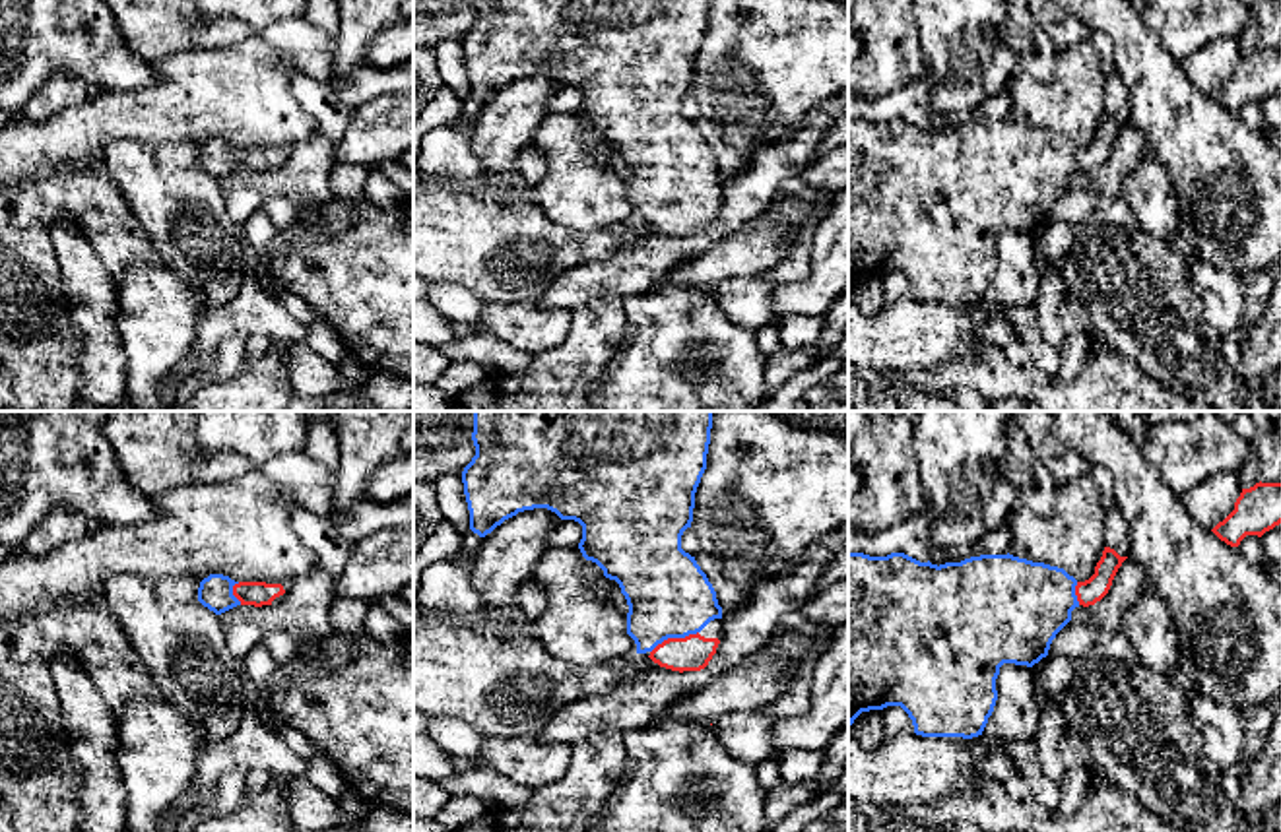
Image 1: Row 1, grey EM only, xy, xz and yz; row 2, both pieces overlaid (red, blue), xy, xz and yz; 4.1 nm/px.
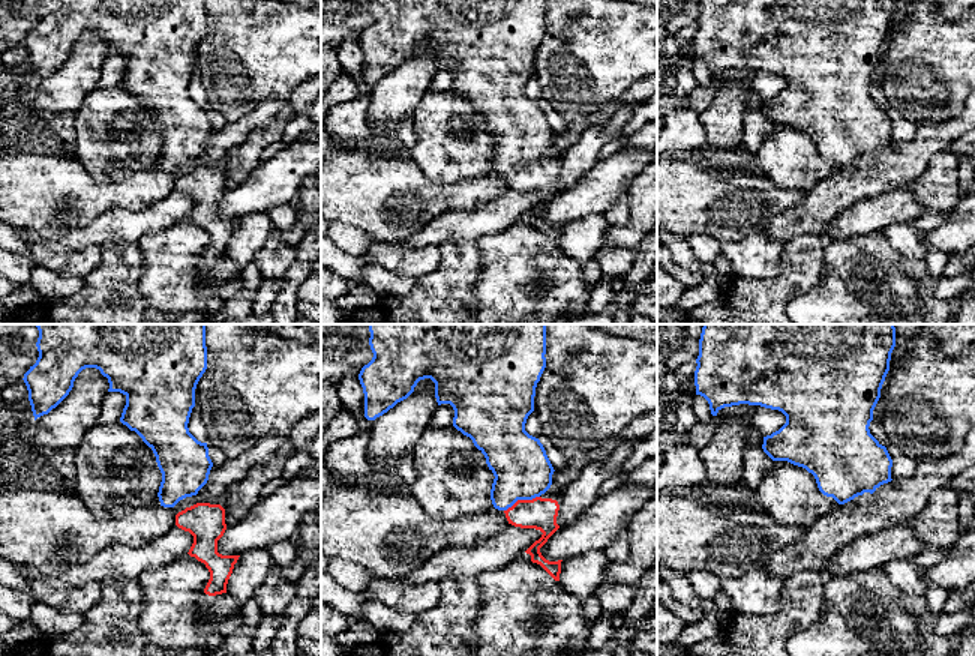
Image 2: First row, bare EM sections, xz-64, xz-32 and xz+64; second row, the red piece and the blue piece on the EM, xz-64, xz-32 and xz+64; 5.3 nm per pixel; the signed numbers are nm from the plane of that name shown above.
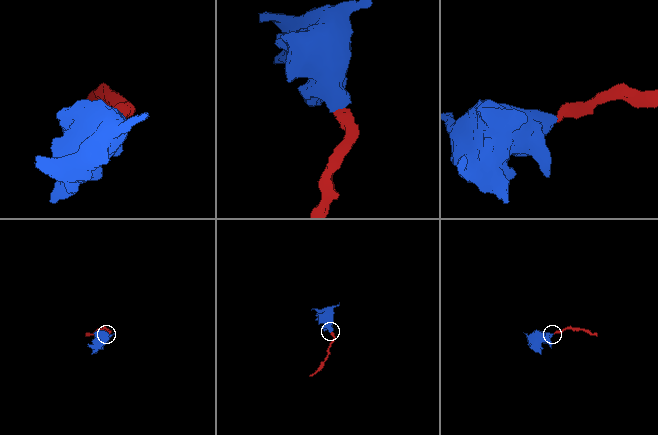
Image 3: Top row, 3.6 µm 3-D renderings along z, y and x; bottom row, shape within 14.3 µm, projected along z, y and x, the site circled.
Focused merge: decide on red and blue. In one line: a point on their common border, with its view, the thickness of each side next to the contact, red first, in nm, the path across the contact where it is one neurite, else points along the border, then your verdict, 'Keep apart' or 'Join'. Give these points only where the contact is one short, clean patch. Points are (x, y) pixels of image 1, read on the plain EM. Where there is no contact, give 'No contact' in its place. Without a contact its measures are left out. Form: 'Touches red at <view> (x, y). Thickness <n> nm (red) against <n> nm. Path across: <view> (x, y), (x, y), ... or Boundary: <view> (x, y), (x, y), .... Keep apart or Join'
Touches red at xz (674, 204). Thickness 150 nm (red) against 340 nm. Path across: xz (693, 218), (674, 204), (668, 194), (668, 161). Join

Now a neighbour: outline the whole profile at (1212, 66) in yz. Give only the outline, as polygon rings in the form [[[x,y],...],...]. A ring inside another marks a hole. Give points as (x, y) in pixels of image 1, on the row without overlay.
[[[1221,37],[1180,60],[1190,83],[1205,95],[1213,95],[1232,76],[1242,58],[1238,37]]]

